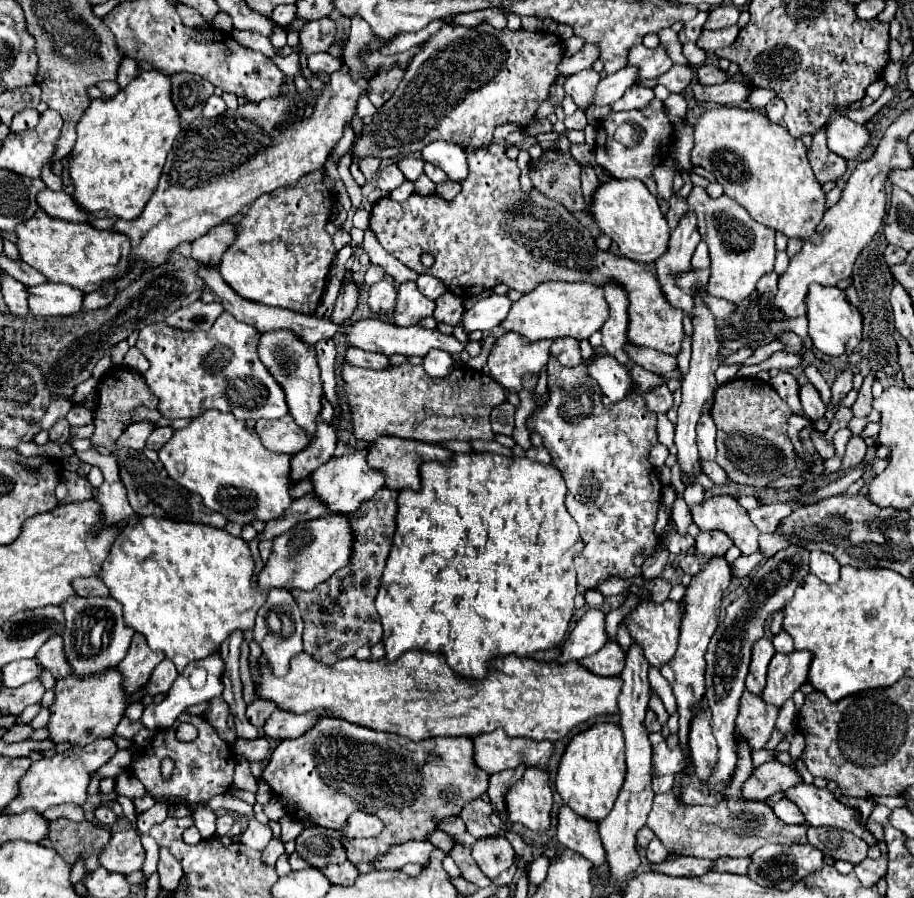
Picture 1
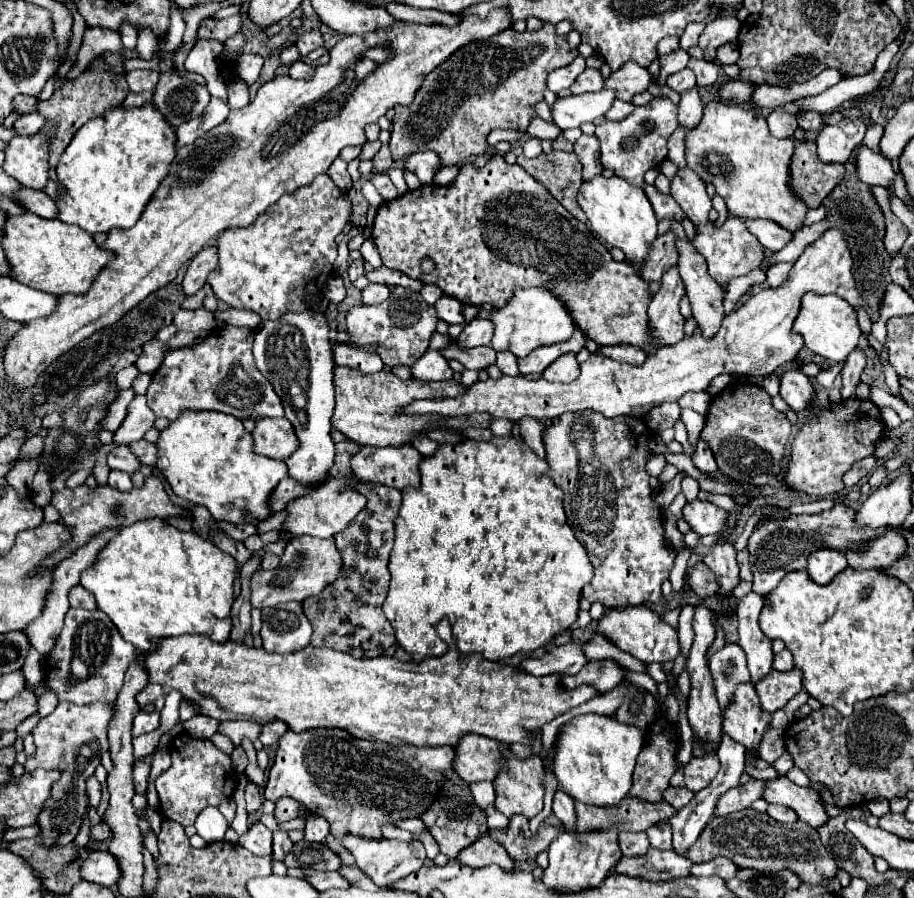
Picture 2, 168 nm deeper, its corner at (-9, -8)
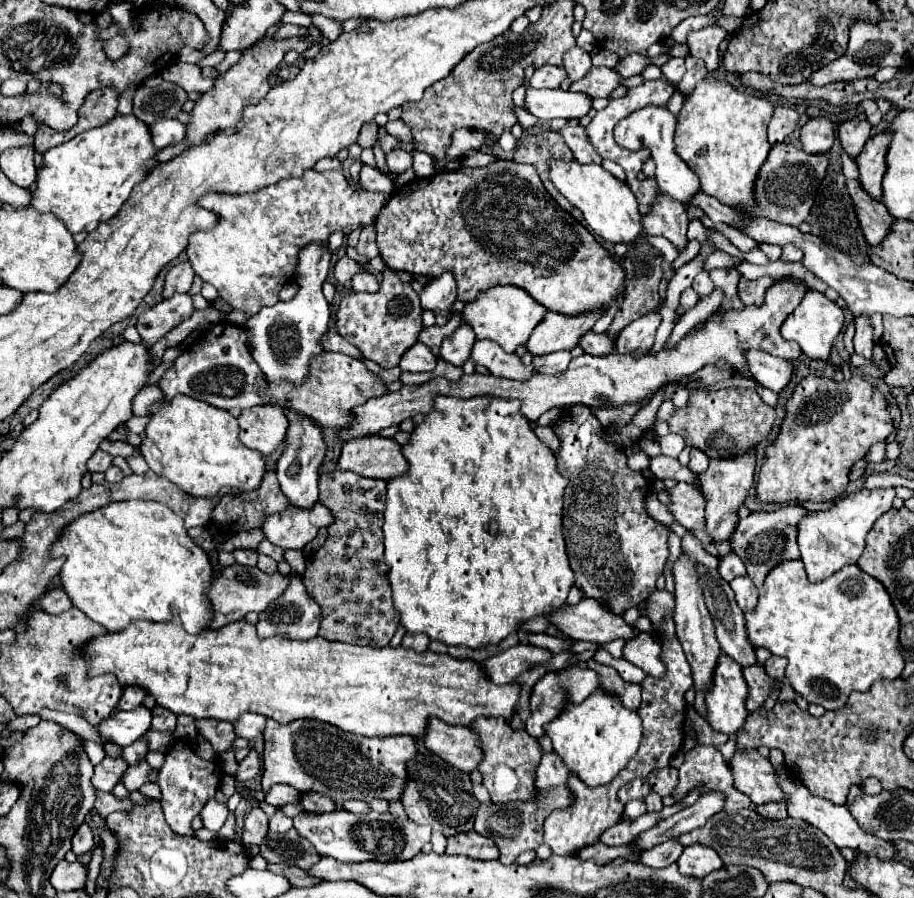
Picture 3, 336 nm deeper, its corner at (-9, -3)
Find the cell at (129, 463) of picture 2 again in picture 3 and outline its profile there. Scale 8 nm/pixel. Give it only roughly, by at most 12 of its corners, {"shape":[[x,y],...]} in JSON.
{"shape":[[97,451],[87,463],[89,471],[107,471],[113,467],[113,455]]}

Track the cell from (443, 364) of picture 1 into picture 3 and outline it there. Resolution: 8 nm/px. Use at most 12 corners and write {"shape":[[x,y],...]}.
{"shape":[[415,343],[399,367],[411,373],[433,371],[437,357],[425,343]]}

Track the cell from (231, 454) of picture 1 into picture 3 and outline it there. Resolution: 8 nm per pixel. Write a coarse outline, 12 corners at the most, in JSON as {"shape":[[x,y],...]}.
{"shape":[[179,395],[141,453],[187,495],[253,491],[267,473],[229,411]]}

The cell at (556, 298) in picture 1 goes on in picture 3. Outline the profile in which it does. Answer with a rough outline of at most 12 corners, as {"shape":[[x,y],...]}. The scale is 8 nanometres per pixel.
{"shape":[[497,285],[467,303],[477,339],[507,353],[525,345],[547,309],[525,289]]}

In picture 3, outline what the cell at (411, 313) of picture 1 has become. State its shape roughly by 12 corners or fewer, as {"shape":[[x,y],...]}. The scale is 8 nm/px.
{"shape":[[385,269],[377,293],[341,299],[337,331],[397,367],[423,329],[421,301]]}

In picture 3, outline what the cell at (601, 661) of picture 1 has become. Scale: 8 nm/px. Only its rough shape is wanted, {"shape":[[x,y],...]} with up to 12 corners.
{"shape":[[571,665],[549,671],[531,693],[525,729],[543,725],[599,689],[599,673]]}

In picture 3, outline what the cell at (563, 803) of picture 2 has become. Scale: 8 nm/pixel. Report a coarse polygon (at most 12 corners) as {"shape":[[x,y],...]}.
{"shape":[[545,753],[535,785],[551,791],[567,785],[569,771],[557,753]]}

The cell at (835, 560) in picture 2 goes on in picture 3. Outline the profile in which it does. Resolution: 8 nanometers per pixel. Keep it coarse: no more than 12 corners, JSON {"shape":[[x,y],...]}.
{"shape":[[893,487],[861,489],[799,525],[809,581],[857,563],[893,507]]}

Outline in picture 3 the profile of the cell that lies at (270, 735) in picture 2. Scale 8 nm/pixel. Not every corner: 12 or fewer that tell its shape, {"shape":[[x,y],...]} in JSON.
{"shape":[[239,717],[237,737],[255,739],[265,731],[267,717]]}

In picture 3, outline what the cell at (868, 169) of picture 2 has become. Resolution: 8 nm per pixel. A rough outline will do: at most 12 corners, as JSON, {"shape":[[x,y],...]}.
{"shape":[[845,121],[839,139],[855,161],[871,133],[869,121]]}

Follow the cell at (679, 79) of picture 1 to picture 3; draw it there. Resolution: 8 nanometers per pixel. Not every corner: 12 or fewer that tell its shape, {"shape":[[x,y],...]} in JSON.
{"shape":[[673,57],[661,67],[671,83],[679,83],[685,75],[685,61]]}

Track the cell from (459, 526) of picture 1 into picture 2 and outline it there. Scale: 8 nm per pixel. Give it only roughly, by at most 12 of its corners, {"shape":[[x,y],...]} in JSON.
{"shape":[[521,438],[401,490],[383,612],[415,662],[545,646],[593,578]]}

